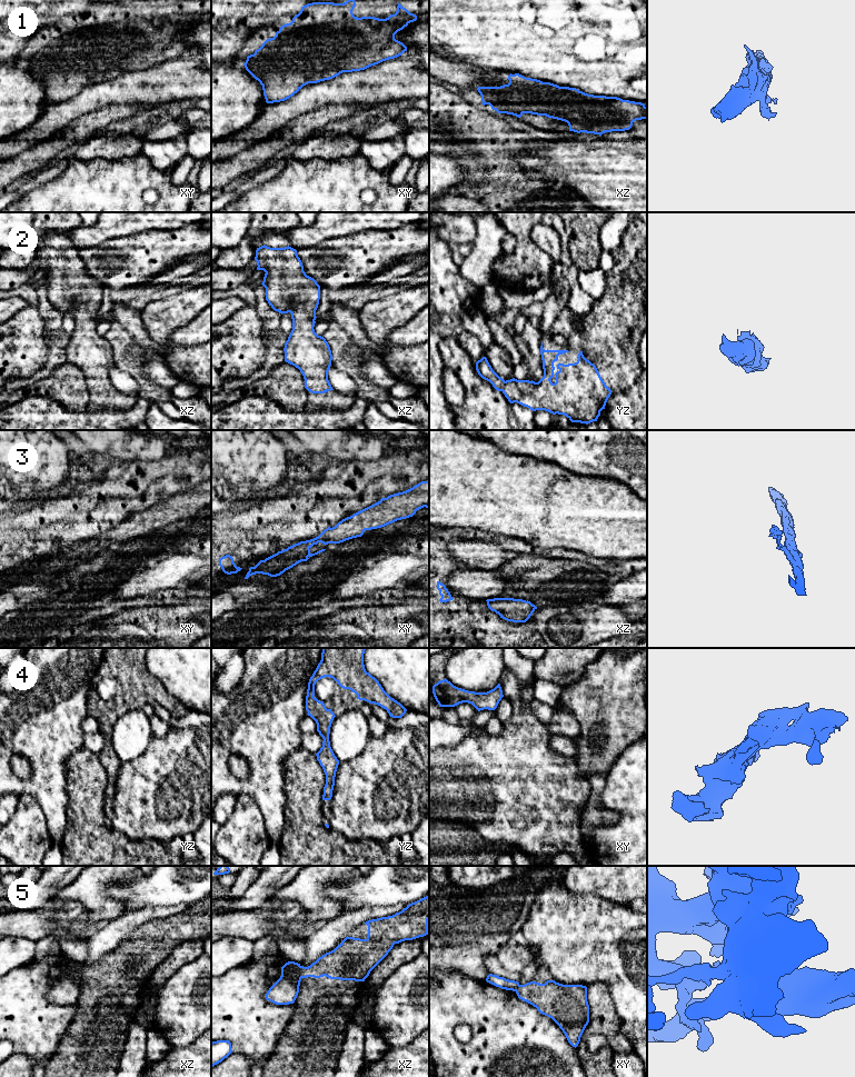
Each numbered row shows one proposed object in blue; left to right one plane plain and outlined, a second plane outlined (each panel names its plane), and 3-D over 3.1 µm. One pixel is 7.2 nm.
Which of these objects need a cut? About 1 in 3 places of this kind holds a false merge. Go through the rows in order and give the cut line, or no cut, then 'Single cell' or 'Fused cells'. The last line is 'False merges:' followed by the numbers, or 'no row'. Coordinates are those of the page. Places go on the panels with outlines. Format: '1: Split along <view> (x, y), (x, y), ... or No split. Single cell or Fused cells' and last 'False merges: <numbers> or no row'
1: No split. Single cell
2: No split. Single cell
3: No split. Single cell
4: No split. Single cell
5: Split along xz (299, 966), (299, 975), (301, 977). Fused cells
False merges: 5

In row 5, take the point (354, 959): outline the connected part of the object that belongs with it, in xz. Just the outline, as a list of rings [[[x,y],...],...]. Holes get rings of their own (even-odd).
[[[429,895],[392,916],[366,921],[366,939],[346,937],[334,950],[326,953],[310,966],[300,966],[300,976],[365,981],[395,944],[428,935],[428,920]]]

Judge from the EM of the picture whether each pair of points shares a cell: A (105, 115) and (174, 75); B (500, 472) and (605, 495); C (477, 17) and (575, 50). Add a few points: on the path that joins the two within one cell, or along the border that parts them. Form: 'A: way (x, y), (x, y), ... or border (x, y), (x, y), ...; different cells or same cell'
A: border (139, 106), (106, 105), (97, 110); different cells
B: way (526, 492), (579, 495); same cell
C: way (501, 17), (529, 17), (550, 26); same cell

